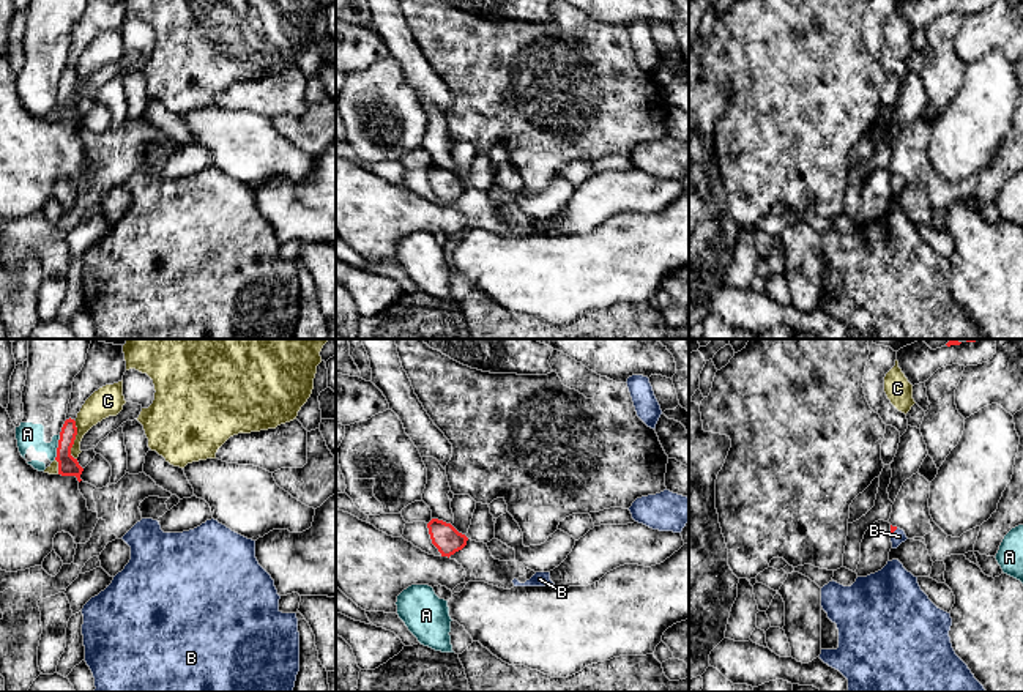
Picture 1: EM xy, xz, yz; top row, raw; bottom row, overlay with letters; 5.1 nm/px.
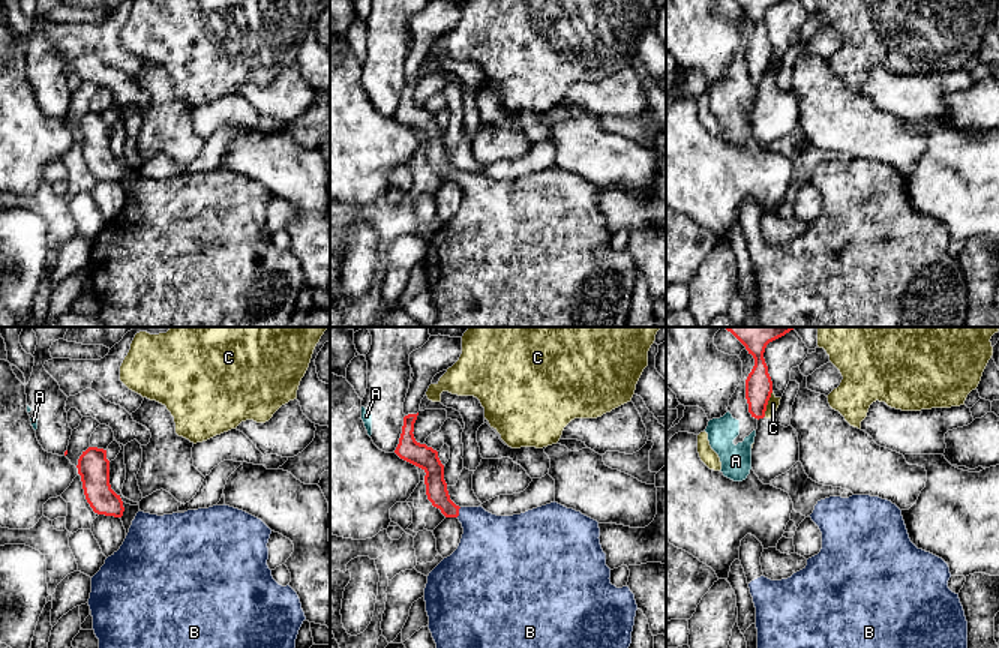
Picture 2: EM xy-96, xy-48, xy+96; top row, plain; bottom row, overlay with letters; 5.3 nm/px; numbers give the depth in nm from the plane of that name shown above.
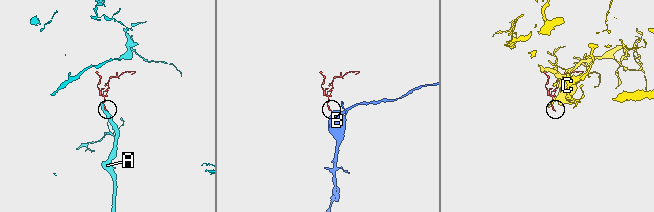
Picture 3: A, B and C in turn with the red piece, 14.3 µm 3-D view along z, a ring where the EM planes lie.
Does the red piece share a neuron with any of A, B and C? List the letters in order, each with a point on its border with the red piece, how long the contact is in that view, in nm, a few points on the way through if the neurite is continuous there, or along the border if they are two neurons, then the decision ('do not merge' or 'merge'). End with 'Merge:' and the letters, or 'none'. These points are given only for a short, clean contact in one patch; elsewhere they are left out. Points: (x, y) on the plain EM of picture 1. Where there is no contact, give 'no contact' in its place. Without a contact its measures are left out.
A: meets red in xy at (57, 95); contact 130 nm long; border along xy (60, 82), (54, 106); do not merge
B: meets red in yz at (894, 177); contact 50 nm long; runs through yz (892, 175), (894, 177), (899, 183); merge
C: meets red in xy at (74, 85); contact 200 nm long; do not merge
Merge: B

